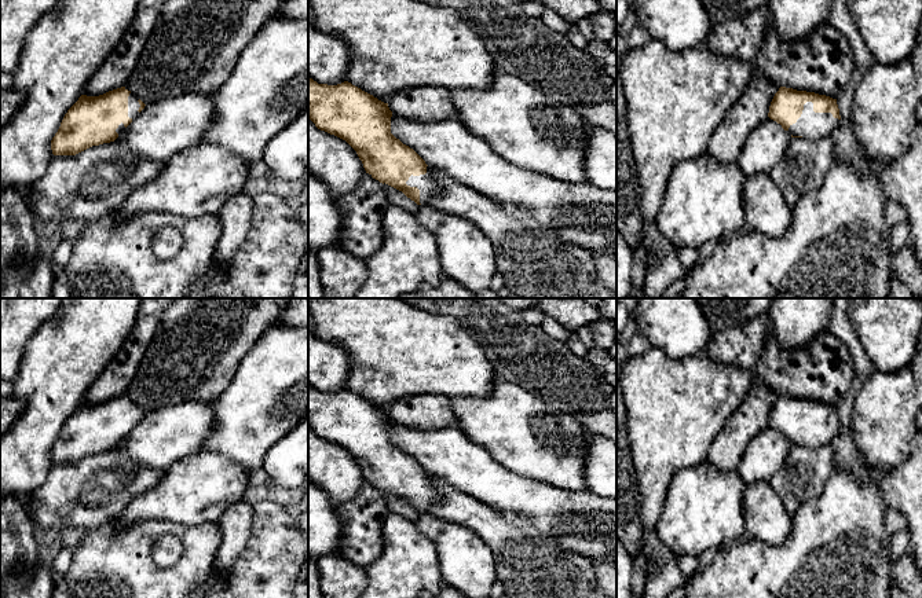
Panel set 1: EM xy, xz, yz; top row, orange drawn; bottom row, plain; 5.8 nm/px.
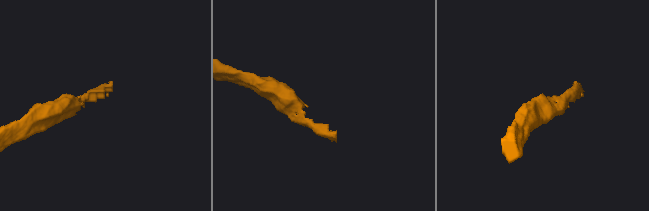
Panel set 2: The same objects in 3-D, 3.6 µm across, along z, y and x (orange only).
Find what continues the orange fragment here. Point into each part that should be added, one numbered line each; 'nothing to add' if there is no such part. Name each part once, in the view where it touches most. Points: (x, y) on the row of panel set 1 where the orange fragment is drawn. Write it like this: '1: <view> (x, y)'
1: yz (811, 125)

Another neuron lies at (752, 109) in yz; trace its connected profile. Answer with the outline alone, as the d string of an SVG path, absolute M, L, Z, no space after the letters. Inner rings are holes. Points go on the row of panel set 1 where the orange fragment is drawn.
M761 70L751 76L742 96L718 124L706 154L720 164L738 162L751 131L769 118L769 106L779 88Z

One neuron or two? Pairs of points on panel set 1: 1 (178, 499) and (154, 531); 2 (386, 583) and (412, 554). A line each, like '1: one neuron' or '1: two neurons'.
1: two neurons
2: one neuron

